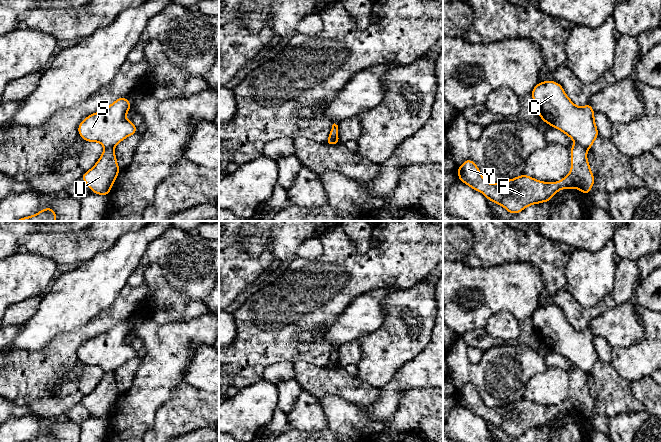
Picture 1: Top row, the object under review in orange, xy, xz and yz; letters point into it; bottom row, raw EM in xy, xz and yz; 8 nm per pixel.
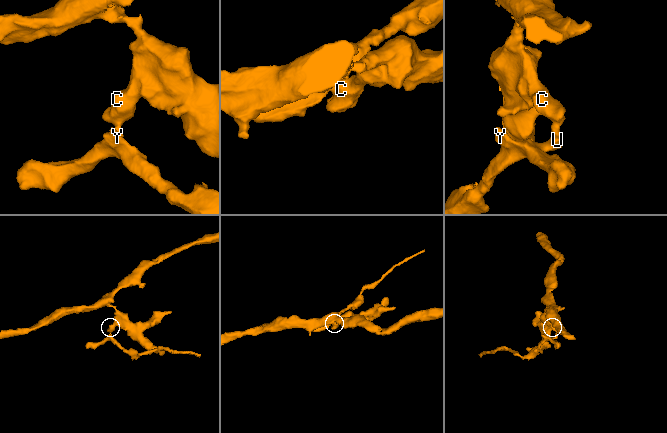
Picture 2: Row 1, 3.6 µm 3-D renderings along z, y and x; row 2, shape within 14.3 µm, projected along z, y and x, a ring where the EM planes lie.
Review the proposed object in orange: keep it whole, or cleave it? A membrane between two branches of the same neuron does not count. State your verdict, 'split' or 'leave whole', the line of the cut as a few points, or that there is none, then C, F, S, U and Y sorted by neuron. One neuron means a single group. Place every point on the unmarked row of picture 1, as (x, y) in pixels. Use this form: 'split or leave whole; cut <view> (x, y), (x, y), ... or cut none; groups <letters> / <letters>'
split; cut yz (576, 366), (586, 374); groups C S / F U Y

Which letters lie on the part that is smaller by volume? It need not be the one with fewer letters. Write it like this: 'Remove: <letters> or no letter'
Remove: F, U, Y

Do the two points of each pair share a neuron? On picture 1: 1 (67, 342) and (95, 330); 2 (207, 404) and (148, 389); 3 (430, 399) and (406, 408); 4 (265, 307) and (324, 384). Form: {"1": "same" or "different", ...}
{"1": "same", "2": "different", "3": "same", "4": "different"}

